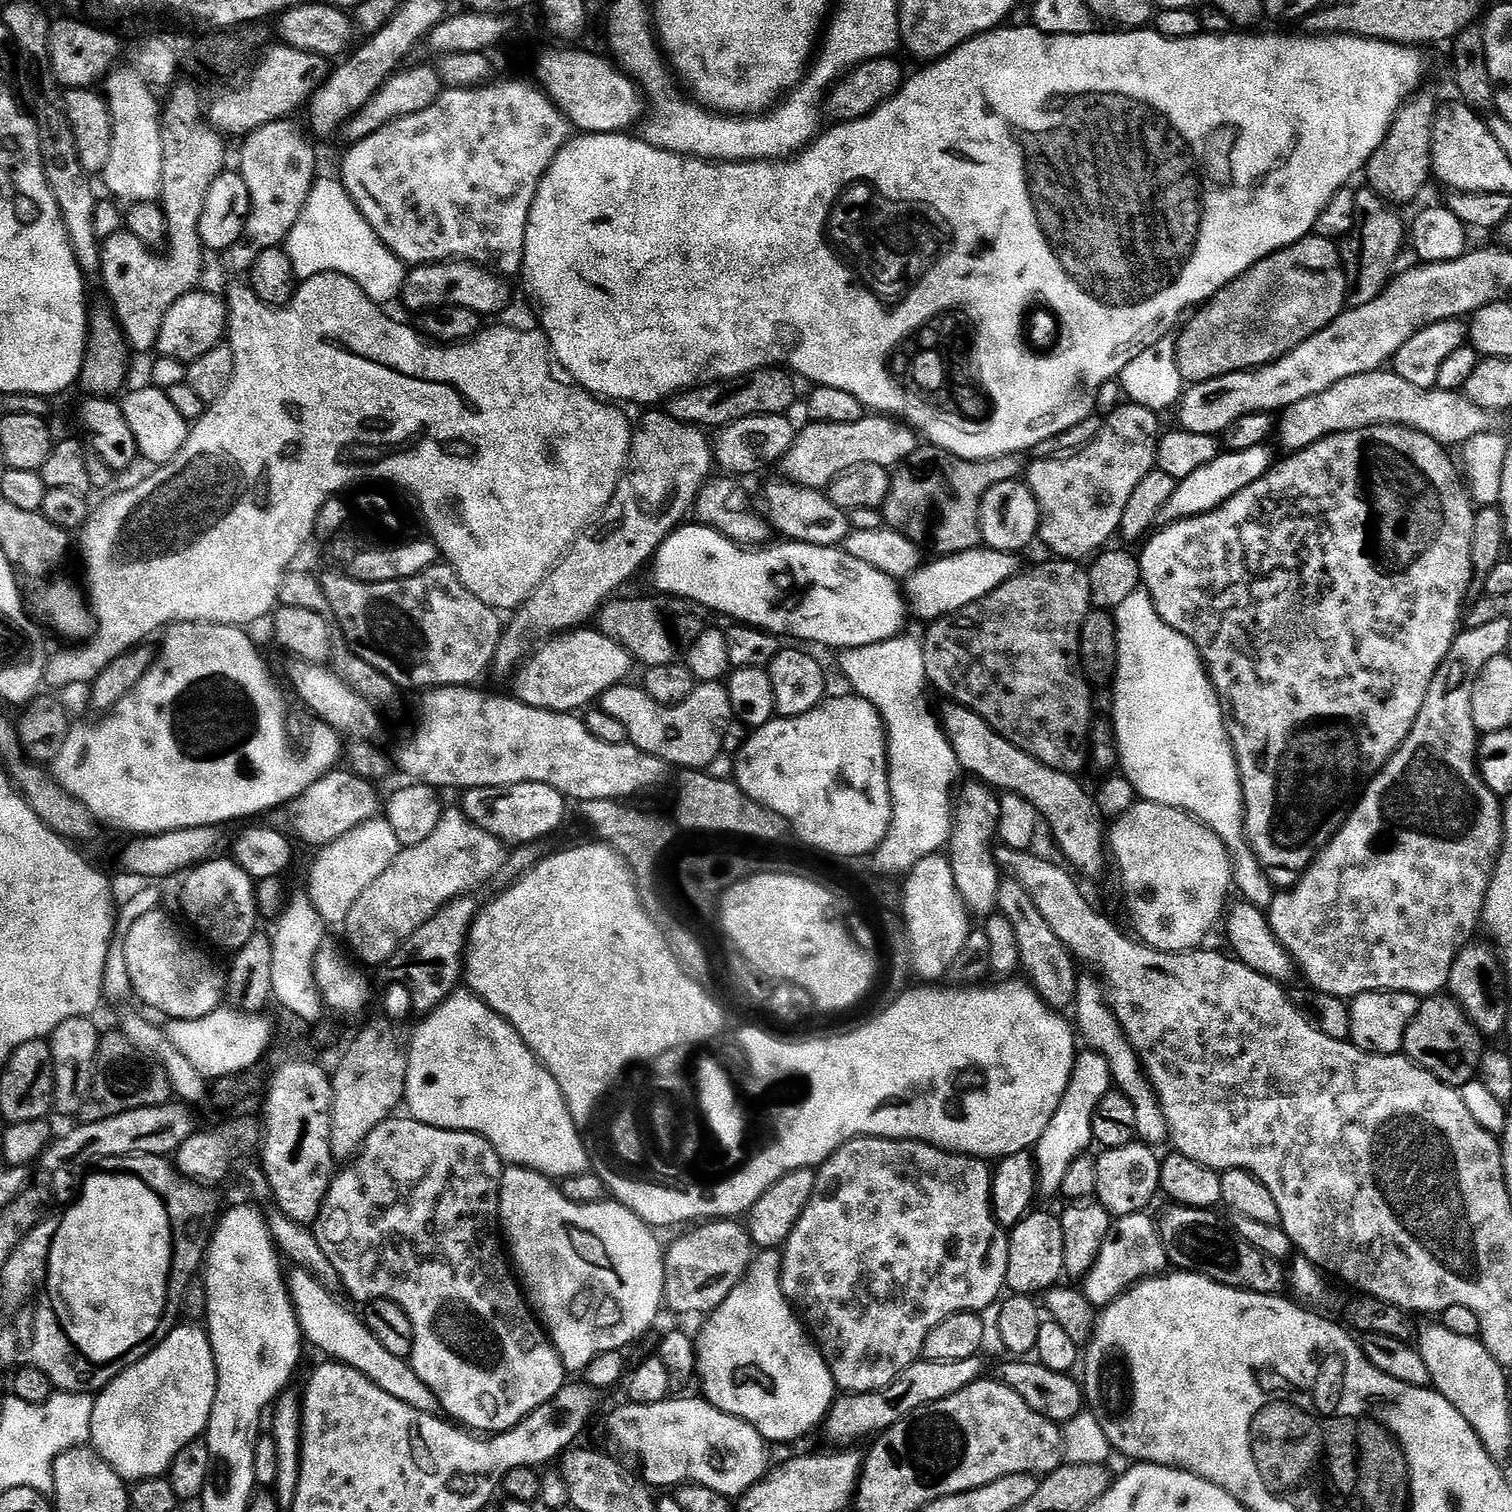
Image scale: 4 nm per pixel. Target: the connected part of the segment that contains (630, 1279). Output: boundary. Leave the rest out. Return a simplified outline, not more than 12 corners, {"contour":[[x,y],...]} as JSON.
{"contour":[[505,1167],[500,1227],[569,1373],[664,1304],[657,1233]]}

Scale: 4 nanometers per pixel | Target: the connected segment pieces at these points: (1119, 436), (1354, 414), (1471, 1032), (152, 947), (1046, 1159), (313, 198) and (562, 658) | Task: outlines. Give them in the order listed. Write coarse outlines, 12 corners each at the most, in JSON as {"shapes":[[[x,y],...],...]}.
{"shapes":[[[1121,403],[1081,452],[1036,460],[1039,543],[1083,561],[1156,468],[1160,420]],[[1394,370],[1342,378],[1283,409],[1288,450],[1393,424],[1445,446],[1497,431],[1460,392]],[[1448,994],[1421,999],[1403,1055],[1459,1090],[1482,1038]],[[163,910],[126,937],[135,999],[168,1020],[226,1000],[226,976]],[[1077,1051],[1050,1126],[1036,1144],[1041,1193],[1059,1193],[1074,1158],[1093,1147],[1110,1062]],[[317,179],[286,251],[301,281],[337,272],[375,304],[406,265],[339,179]],[[592,626],[552,637],[515,673],[526,706],[579,713],[625,683],[631,654]]]}

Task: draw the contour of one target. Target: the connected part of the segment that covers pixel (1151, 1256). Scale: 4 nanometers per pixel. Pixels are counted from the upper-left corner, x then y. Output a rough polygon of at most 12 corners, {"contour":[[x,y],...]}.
{"contour":[[1118,1216],[1082,1281],[1103,1310],[1168,1267],[1157,1221]]}

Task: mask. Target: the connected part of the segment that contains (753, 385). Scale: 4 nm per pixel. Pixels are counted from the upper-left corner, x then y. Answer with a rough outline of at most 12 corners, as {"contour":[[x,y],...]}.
{"contour":[[769,366],[679,392],[666,411],[719,430],[791,413],[797,377]]}

